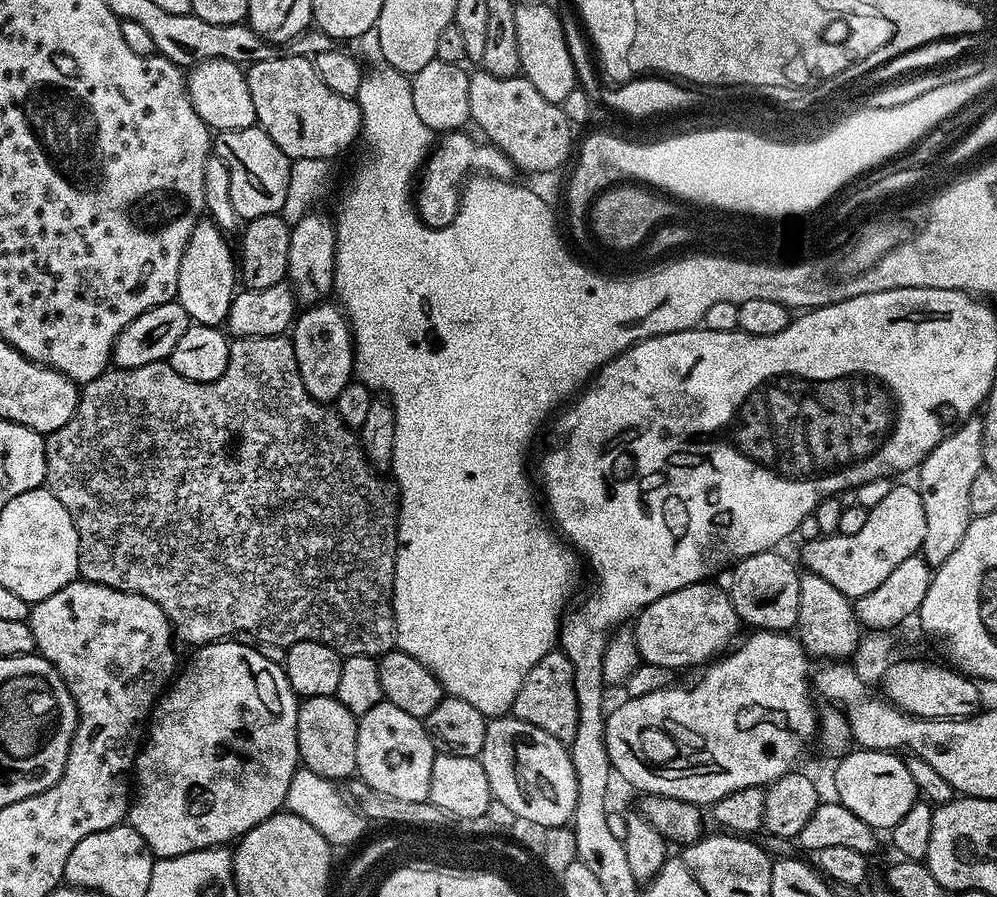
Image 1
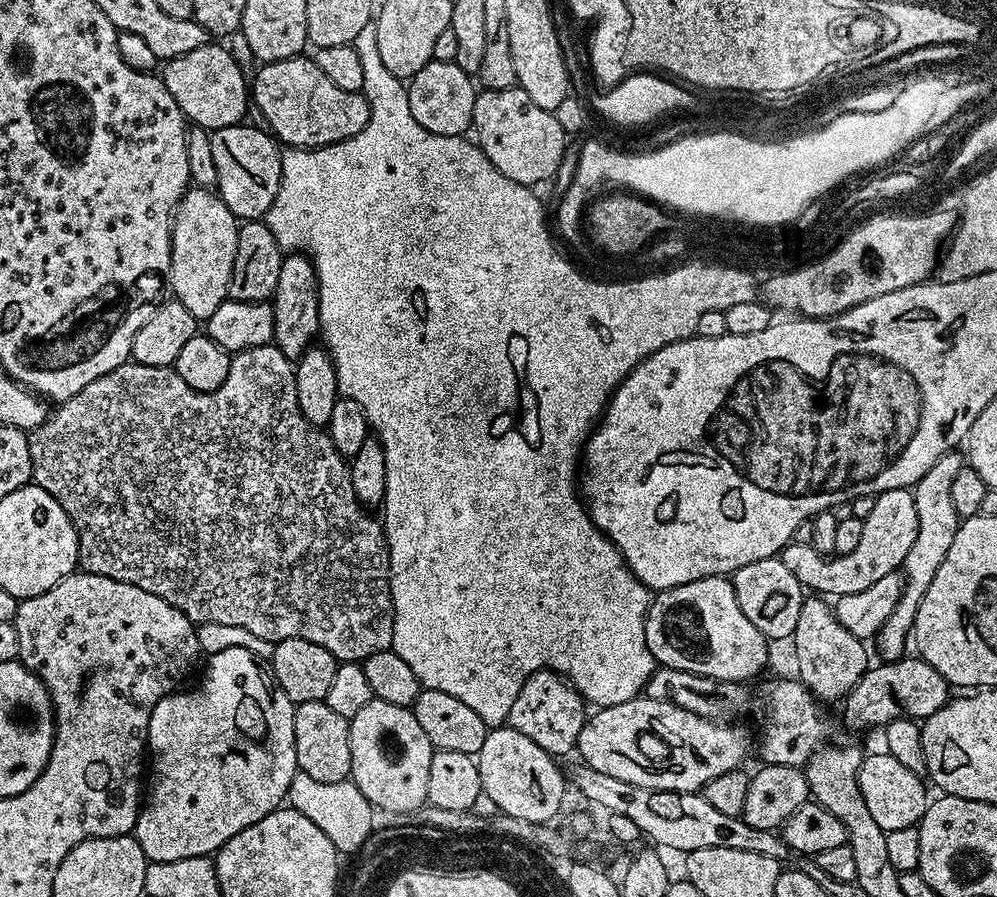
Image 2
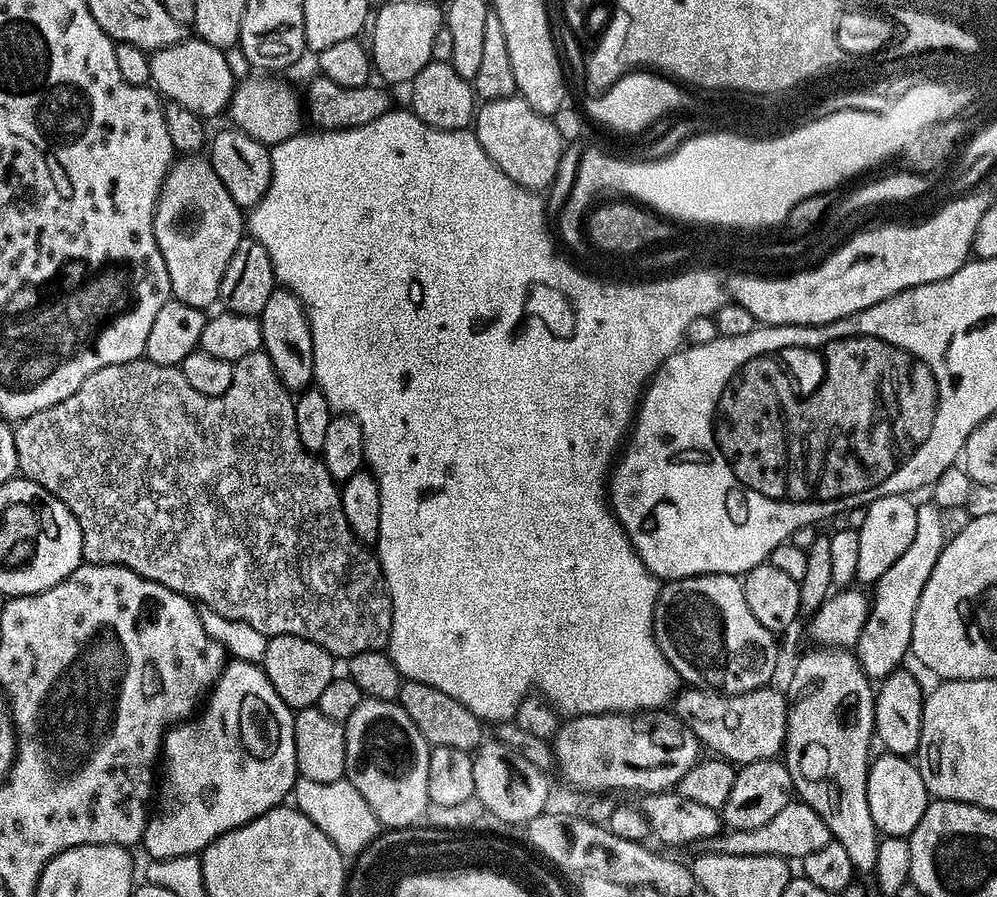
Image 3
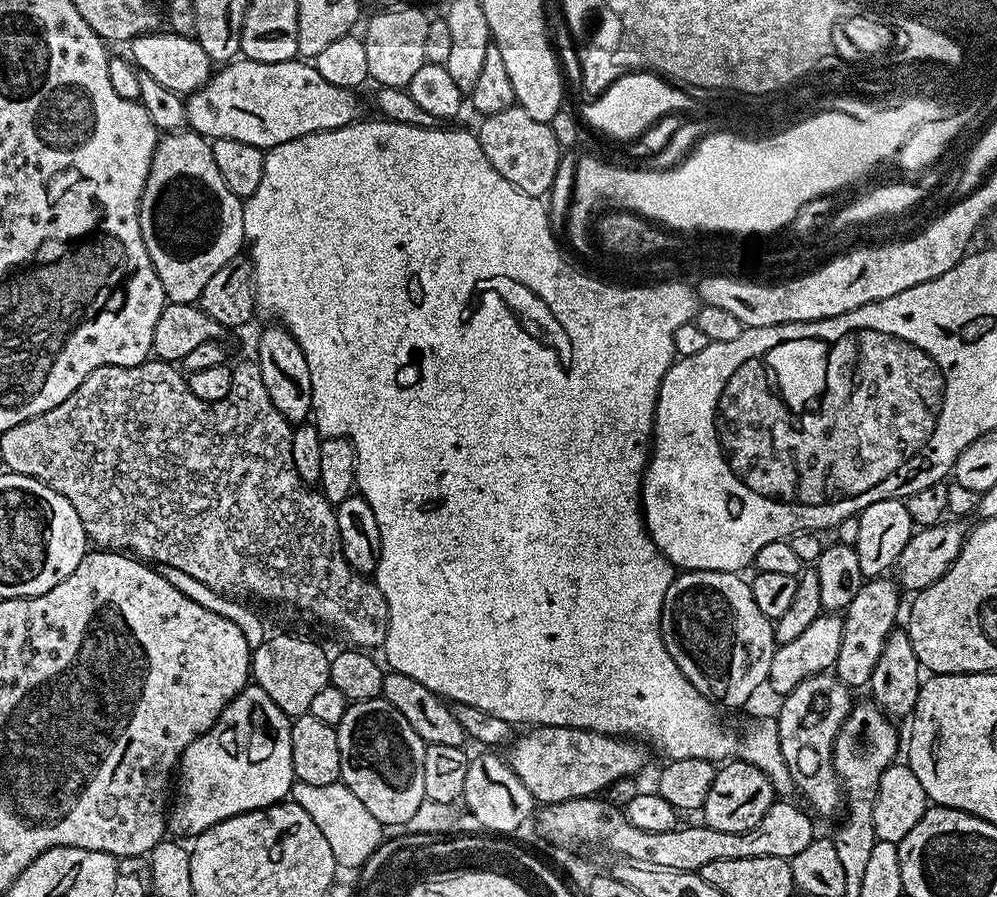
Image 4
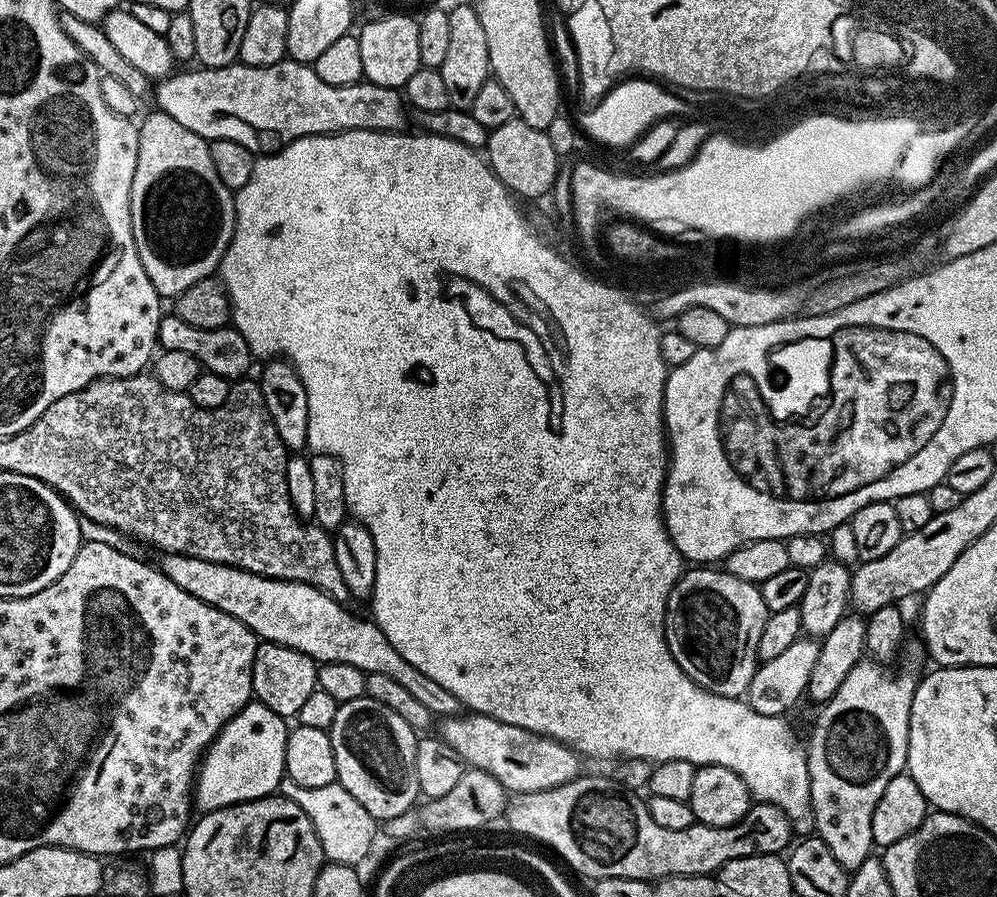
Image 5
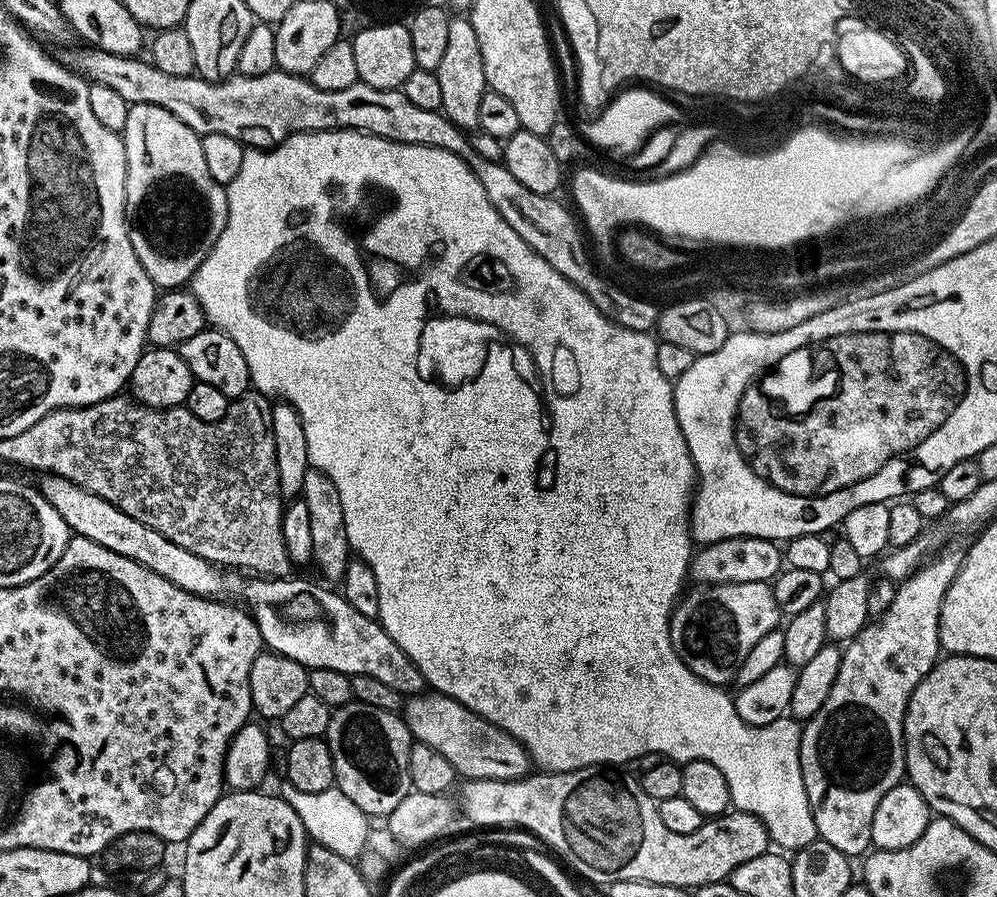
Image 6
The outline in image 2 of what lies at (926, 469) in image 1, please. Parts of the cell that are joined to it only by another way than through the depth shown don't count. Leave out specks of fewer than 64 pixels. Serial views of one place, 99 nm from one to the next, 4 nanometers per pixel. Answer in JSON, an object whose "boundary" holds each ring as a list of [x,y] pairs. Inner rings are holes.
{"boundary":[[[949,454],[941,458],[937,464],[930,466],[926,474],[911,489],[914,498],[914,510],[918,510],[918,534],[914,538],[914,546],[910,546],[910,554],[906,554],[902,565],[904,589],[902,598],[898,598],[898,606],[894,606],[894,614],[886,618],[880,633],[874,638],[874,645],[880,651],[881,661],[901,659],[905,655],[904,647],[909,647],[912,627],[918,614],[918,606],[930,590],[930,582],[934,582],[934,574],[938,574],[938,566],[942,566],[950,545],[954,543],[954,534],[958,534],[962,518],[954,508],[954,498],[950,494],[952,480],[957,476],[962,467],[956,454]]]}

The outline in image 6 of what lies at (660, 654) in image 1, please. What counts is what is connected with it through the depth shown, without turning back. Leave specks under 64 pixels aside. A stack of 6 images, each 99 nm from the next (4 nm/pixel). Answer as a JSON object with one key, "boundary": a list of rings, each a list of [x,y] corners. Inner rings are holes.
{"boundary":[[[768,582],[709,584],[696,586],[693,589],[693,592],[685,591],[673,607],[670,621],[672,645],[682,658],[682,662],[686,662],[686,666],[690,666],[690,670],[698,674],[698,678],[717,686],[727,685],[727,680],[731,681],[735,677],[737,665],[746,654],[750,654],[750,650],[759,642],[762,634],[777,631],[782,620],[780,607],[776,605],[772,585]]]}

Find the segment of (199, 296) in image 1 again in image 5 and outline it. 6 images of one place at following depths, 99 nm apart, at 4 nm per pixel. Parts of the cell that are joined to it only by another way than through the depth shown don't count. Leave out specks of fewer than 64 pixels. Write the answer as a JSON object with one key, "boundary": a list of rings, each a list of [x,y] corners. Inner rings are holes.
{"boundary":[[[153,110],[138,124],[138,166],[134,166],[134,182],[130,190],[130,218],[134,230],[134,242],[138,246],[138,258],[154,282],[161,298],[179,298],[194,282],[209,279],[219,269],[226,250],[232,245],[236,229],[236,198],[233,189],[227,188],[214,170],[210,158],[209,141],[203,140],[194,130],[186,130],[174,122],[170,114]]]}

